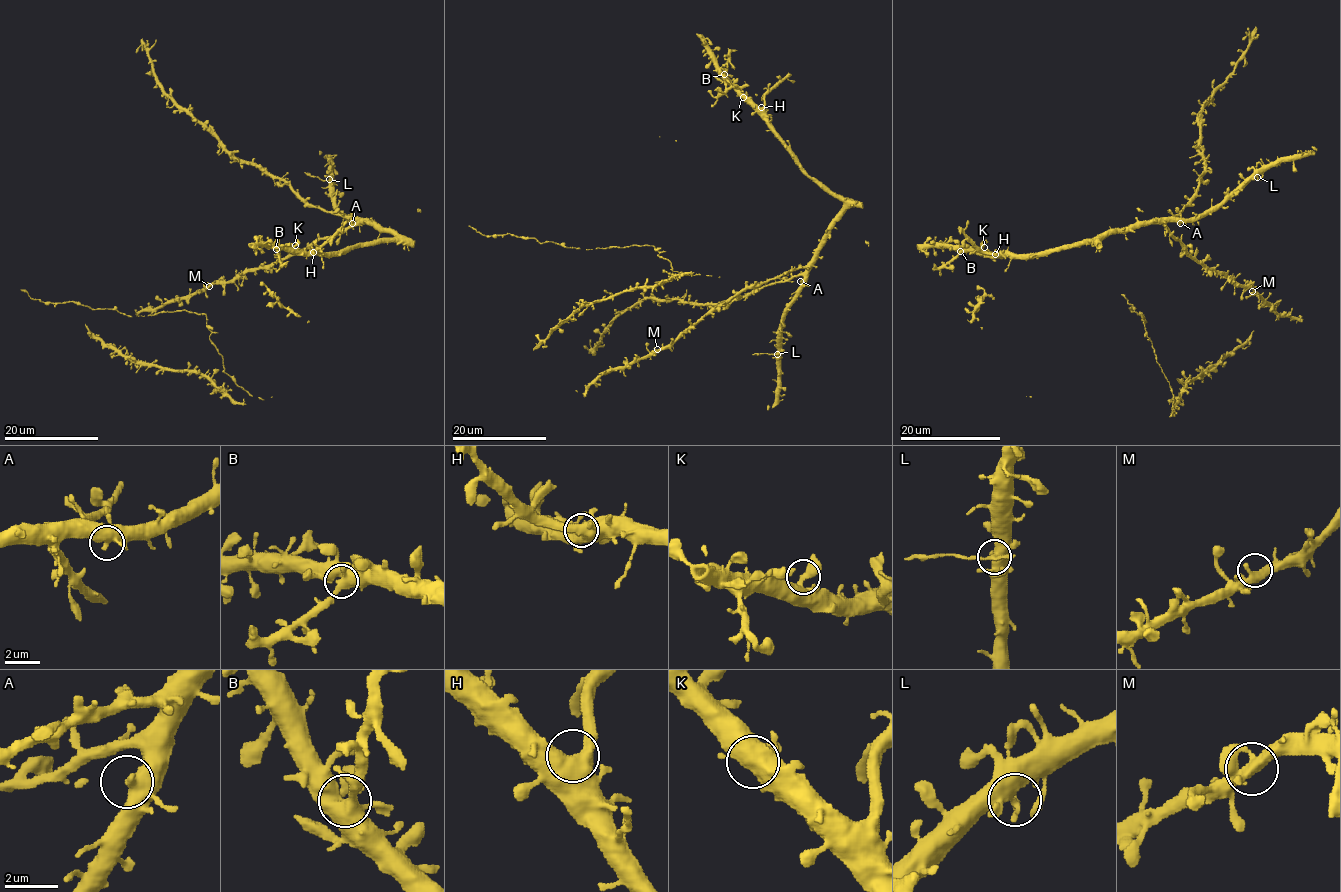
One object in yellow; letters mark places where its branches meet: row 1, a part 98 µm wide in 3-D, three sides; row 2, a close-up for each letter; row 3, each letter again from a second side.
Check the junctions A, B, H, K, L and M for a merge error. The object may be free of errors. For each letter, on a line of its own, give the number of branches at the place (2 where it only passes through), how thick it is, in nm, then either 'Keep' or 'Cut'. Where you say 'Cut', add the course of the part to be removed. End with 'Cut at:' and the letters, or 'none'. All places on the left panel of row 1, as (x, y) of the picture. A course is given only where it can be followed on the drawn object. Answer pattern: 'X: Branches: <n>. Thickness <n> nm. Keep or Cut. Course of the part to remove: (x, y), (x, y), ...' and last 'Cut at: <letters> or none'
A: Branches: 3. Thickness 440 nm. Keep
B: Branches: 3. Thickness 440 nm. Keep
H: Branches: 3. Thickness 500 nm. Keep
K: Branches: 3. Thickness 360 nm. Keep
L: Branches: 3. Thickness 340 nm. Cut. Course of the part to remove: (329, 180), (319, 180), (304, 172)
M: Branches: 3. Thickness 380 nm. Keep
Cut at: L

